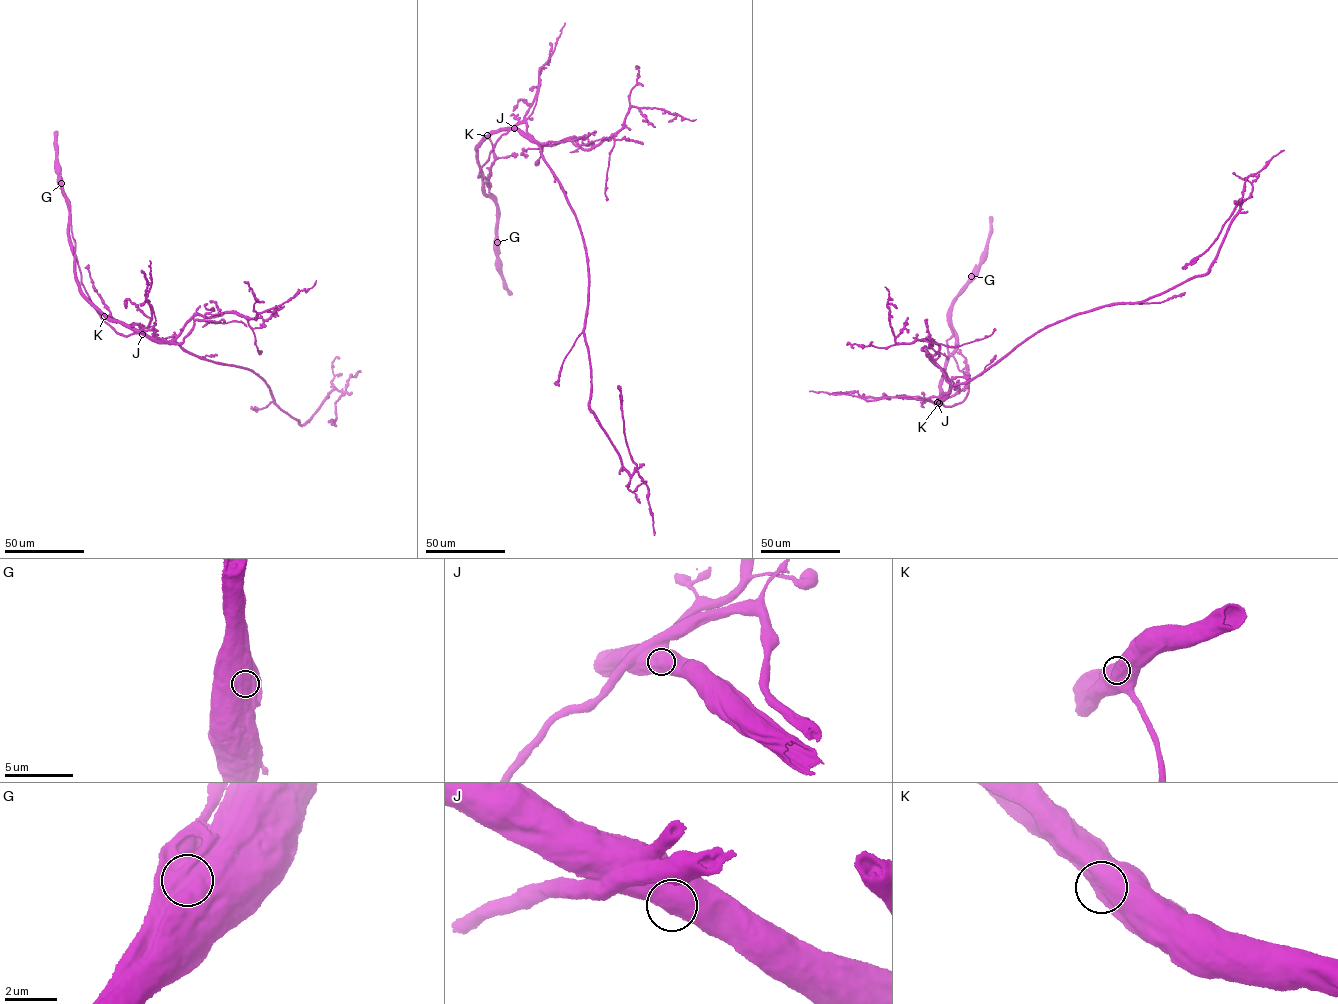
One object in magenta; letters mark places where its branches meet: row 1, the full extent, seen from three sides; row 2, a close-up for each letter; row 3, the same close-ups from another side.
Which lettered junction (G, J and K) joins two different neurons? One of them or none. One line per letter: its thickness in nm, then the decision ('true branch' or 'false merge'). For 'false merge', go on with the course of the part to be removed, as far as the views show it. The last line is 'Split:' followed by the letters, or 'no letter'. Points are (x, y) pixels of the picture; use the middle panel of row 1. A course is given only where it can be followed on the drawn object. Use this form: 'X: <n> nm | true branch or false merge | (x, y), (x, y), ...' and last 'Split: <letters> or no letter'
G: 1500 nm | false merge | (498, 243), (496, 201), (489, 182), (478, 176), (501, 136), (524, 122), (541, 143), (611, 139)
J: 1050 nm | true branch
K: 1050 nm | true branch
Split: G

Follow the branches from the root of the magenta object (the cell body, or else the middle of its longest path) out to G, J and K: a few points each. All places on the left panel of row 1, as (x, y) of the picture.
G: (57, 167), (61, 183)
J: (57, 167), (59, 186), (69, 206), (69, 241), (79, 292), (109, 317), (130, 325), (142, 334)
K: (57, 167), (59, 186), (69, 206), (69, 241), (79, 291), (104, 316)

